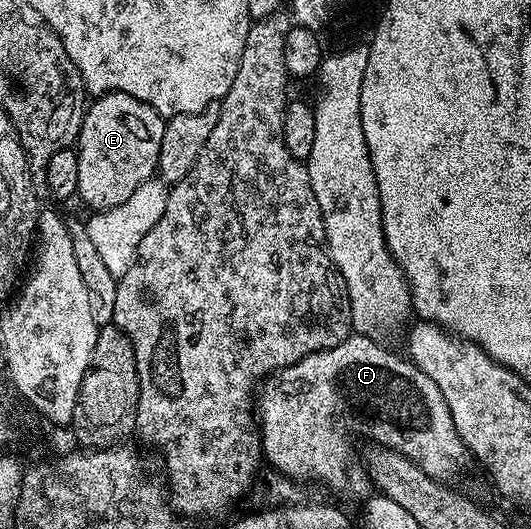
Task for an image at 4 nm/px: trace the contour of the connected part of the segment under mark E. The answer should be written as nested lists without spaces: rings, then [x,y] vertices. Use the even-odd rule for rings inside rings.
[[[103,93],[95,96],[87,104],[76,142],[80,167],[77,200],[82,200],[90,211],[111,209],[124,203],[140,183],[155,176],[165,126],[166,121],[151,105],[132,95]]]

